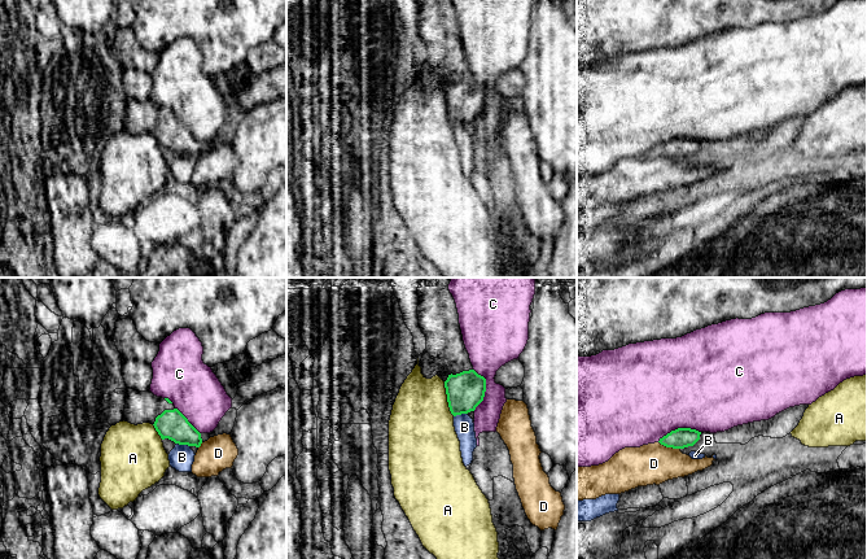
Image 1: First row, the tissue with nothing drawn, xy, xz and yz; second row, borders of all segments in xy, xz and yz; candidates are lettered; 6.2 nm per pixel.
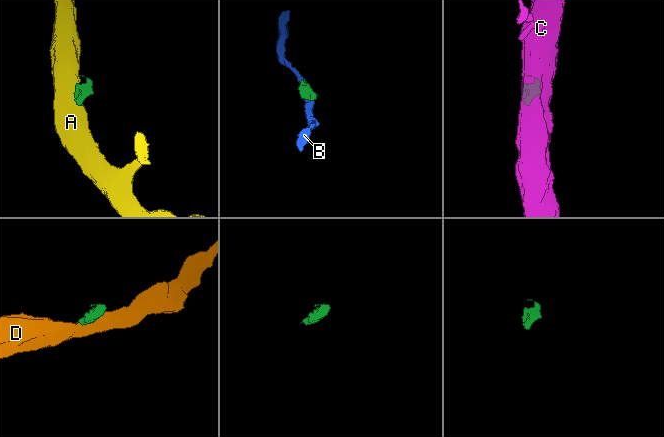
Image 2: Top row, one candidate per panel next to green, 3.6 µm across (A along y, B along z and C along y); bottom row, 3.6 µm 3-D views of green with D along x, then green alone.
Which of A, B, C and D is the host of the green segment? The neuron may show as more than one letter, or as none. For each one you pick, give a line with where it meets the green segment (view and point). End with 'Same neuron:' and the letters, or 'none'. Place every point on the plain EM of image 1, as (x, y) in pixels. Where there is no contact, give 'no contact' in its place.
Same neuron: none

